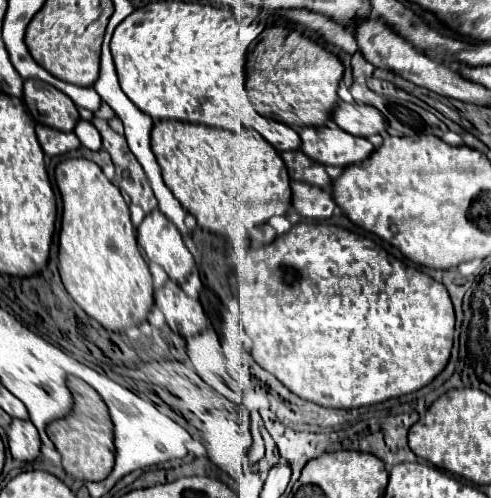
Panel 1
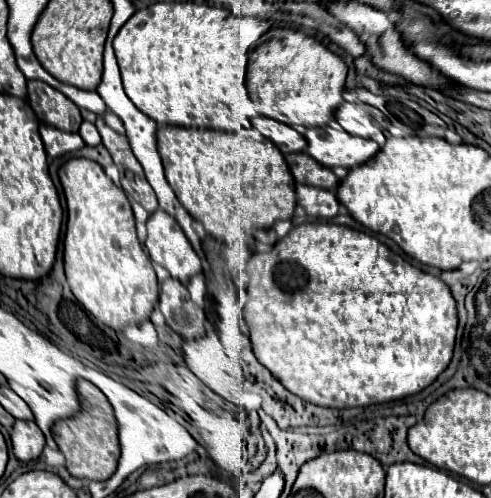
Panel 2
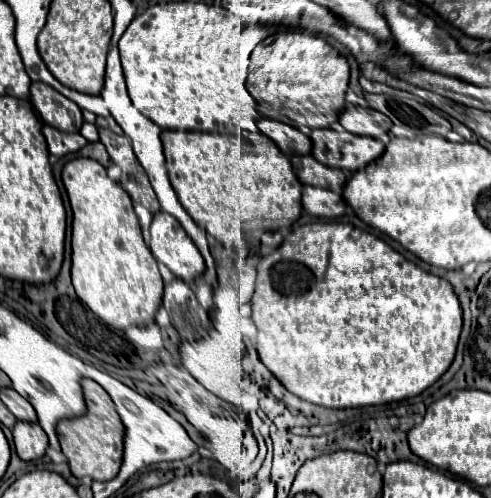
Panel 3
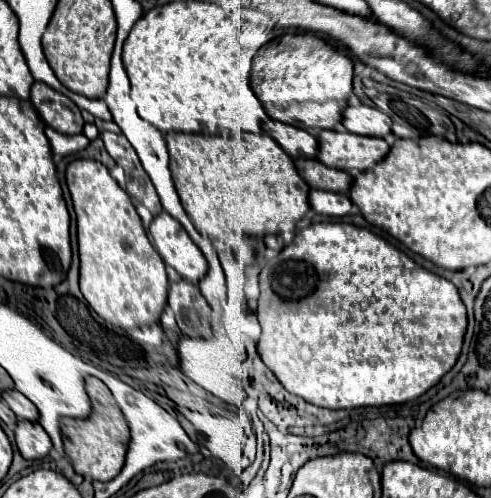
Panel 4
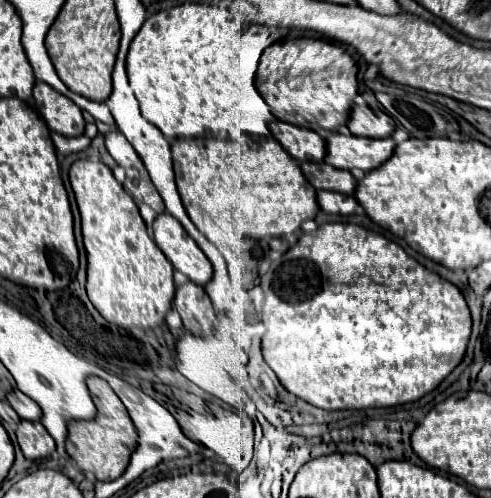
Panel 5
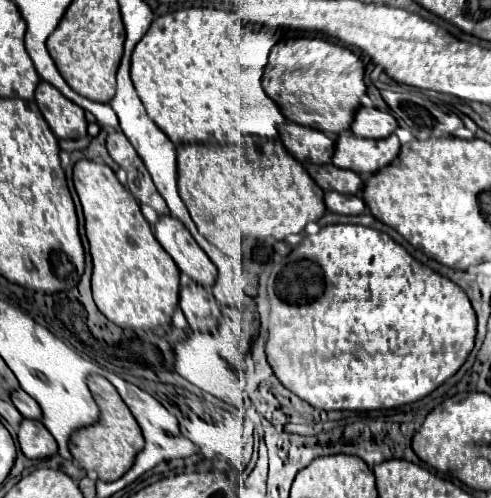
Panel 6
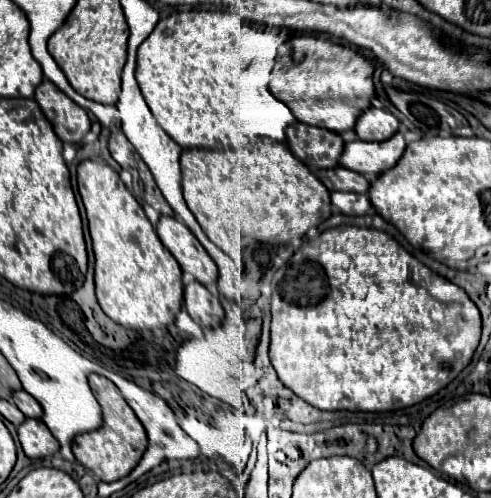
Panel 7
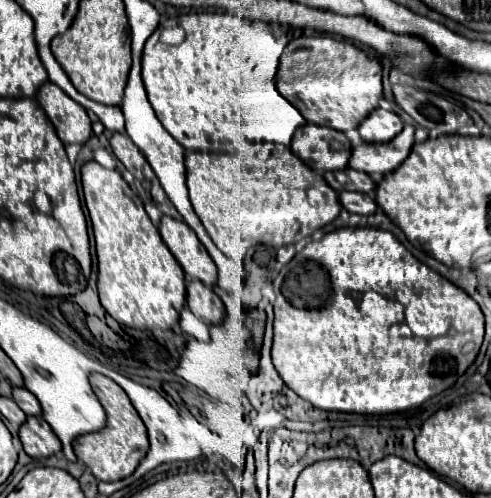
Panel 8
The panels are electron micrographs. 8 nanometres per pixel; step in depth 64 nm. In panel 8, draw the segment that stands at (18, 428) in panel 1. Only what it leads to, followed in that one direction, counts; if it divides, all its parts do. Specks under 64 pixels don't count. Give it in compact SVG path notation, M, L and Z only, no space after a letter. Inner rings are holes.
M28 416L20 426L20 440L24 452L32 458L48 458L62 450L60 440L54 436L50 424L40 416Z

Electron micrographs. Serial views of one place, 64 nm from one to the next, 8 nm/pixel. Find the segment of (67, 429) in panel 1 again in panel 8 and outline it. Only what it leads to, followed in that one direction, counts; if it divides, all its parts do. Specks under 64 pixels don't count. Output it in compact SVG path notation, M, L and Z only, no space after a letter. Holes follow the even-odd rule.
M90 374L90 384L92 384L92 390L98 396L100 404L106 410L108 422L106 422L106 428L100 432L78 436L74 440L74 452L76 452L78 460L84 462L98 480L104 480L104 482L122 480L138 468L140 460L148 452L146 426L144 426L142 418L138 416L138 412L134 410L134 406L130 404L130 398L122 392L122 388L114 380L106 378L104 374Z

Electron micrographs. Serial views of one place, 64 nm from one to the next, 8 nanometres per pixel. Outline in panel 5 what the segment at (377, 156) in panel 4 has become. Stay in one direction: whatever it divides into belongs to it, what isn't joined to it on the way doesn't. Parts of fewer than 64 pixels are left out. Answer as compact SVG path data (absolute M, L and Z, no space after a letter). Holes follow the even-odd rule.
M332 134L326 140L326 146L328 146L326 162L332 164L334 168L344 168L344 170L358 168L358 170L370 172L392 156L396 142L392 138L364 140L352 134L348 136Z

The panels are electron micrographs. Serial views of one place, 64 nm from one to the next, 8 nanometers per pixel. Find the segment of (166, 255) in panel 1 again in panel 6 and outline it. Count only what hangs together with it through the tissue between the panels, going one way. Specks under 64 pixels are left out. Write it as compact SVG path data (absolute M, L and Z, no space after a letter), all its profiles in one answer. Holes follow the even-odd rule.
M160 216L154 226L154 236L174 258L180 272L188 274L194 282L204 284L204 288L212 288L216 268L212 268L212 262L204 256L204 250L196 244L196 240L192 240L192 236L188 236L188 228L184 228L180 220L174 216Z

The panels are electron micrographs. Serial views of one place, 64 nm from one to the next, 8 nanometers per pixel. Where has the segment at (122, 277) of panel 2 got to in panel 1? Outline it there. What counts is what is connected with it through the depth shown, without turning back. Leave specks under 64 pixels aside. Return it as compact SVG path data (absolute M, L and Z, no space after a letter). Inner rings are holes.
M70 158L58 164L56 184L62 194L64 214L60 230L60 248L58 248L58 270L68 294L80 304L80 308L98 320L106 330L126 330L130 324L140 324L146 320L150 308L154 306L154 282L150 268L136 244L136 232L130 220L128 204L124 202L120 190L104 176L98 164L86 158Z

